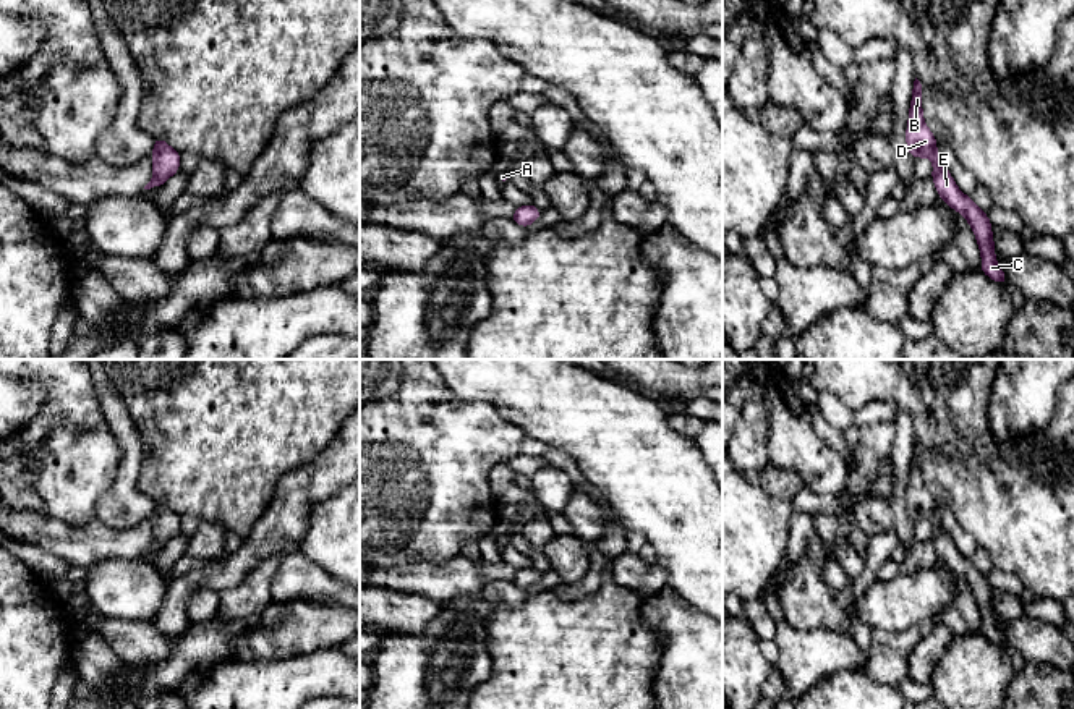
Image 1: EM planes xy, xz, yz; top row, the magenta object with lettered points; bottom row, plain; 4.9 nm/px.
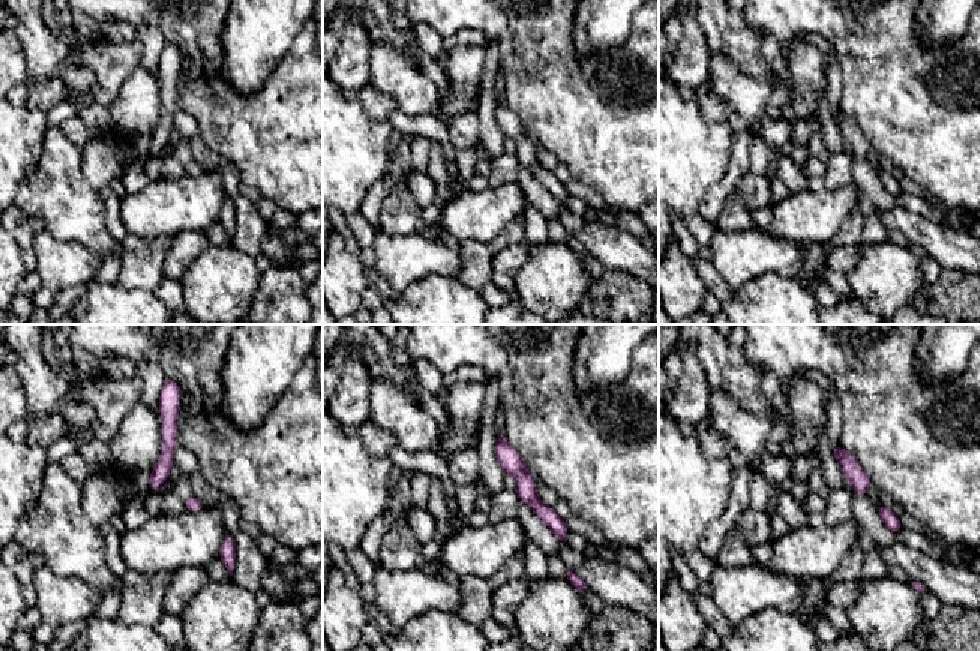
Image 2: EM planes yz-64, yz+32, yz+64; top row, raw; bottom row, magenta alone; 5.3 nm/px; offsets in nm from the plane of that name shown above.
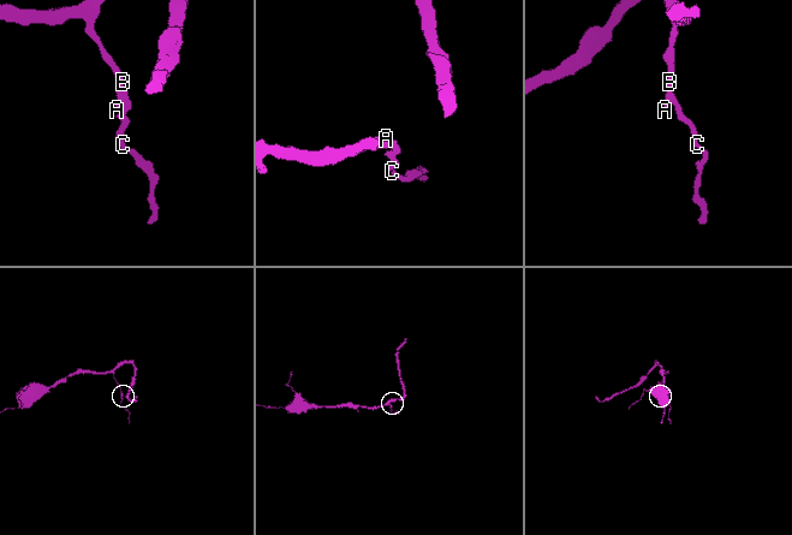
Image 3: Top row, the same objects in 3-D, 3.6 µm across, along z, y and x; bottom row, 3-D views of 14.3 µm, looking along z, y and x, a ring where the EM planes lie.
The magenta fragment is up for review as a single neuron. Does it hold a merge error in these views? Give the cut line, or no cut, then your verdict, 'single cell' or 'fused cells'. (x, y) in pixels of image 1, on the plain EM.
no cut; single cell

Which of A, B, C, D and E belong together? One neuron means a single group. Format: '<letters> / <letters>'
A B C D E

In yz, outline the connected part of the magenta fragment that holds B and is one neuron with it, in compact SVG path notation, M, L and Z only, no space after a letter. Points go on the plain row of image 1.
M917 440L912 450L912 465L909 471L906 503L909 515L914 521L928 520L933 524L931 541L936 549L938 558L951 571L961 575L967 581L980 610L982 617L980 633L1001 647L1008 646L1004 635L996 626L993 609L995 601L991 597L991 584L988 583L988 578L978 571L972 560L961 555L949 533L943 528L940 521L940 516L935 508L936 500L923 484L922 447Z

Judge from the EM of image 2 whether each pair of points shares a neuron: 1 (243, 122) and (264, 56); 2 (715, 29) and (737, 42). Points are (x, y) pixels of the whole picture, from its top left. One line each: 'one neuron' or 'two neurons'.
1: two neurons
2: one neuron

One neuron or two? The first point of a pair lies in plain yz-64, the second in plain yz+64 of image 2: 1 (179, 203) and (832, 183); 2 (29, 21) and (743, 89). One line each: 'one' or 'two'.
1: two
2: one

